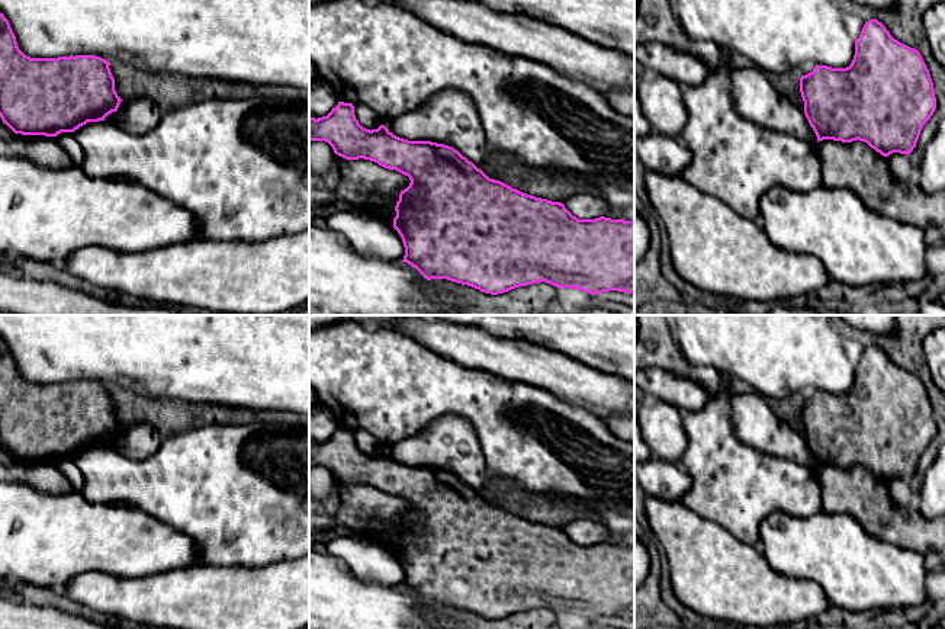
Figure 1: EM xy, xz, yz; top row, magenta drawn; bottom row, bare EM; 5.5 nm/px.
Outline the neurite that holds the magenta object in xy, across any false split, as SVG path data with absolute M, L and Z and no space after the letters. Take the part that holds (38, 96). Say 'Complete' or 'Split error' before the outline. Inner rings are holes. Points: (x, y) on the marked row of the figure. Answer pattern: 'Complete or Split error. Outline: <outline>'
Complete. Outline: M0 13L0 118L15 134L57 137L87 122L105 121L122 99L115 90L110 62L96 55L30 58L16 42L9 20Z

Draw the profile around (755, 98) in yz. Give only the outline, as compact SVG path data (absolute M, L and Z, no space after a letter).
M735 68L729 71L736 110L746 119L775 131L787 132L817 144L804 110L775 89L759 68Z

